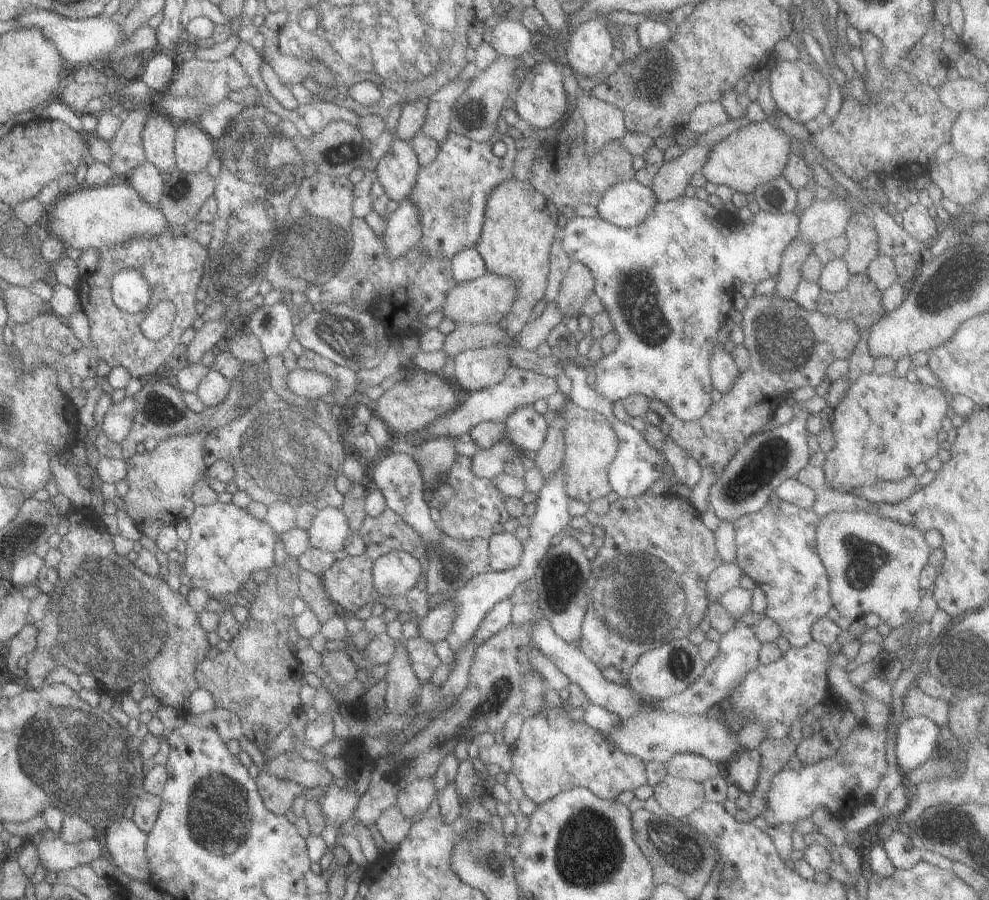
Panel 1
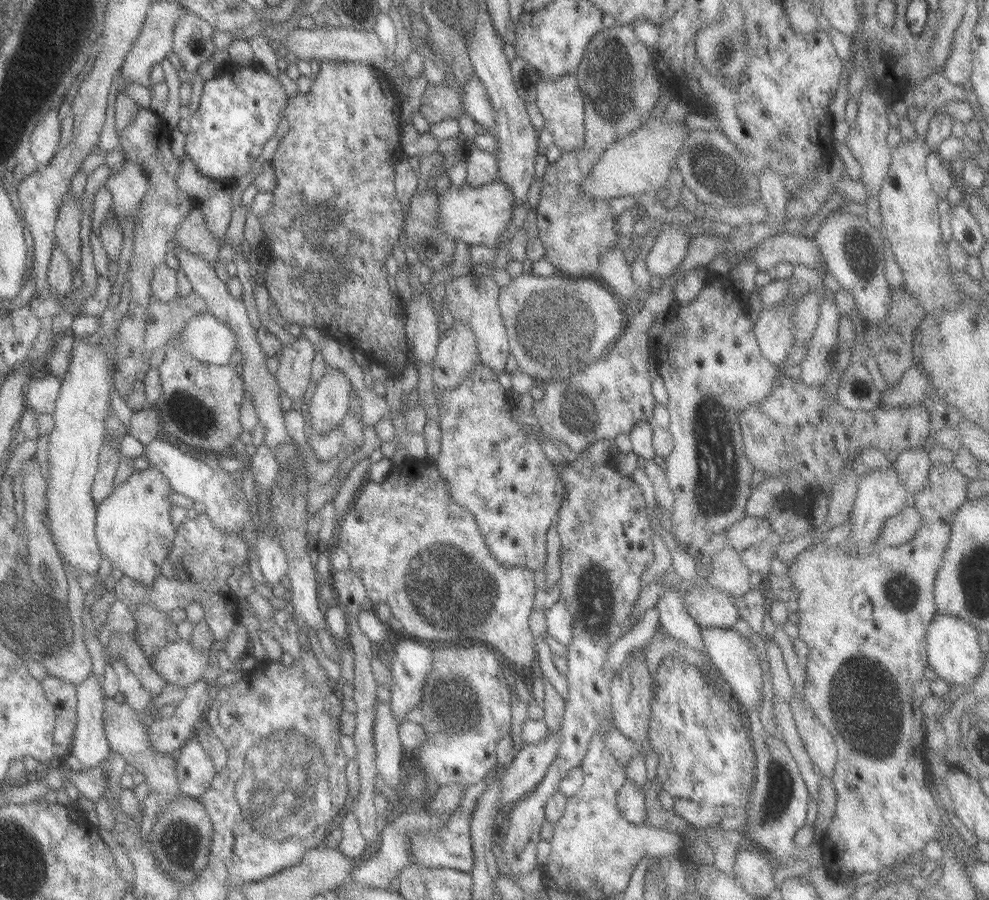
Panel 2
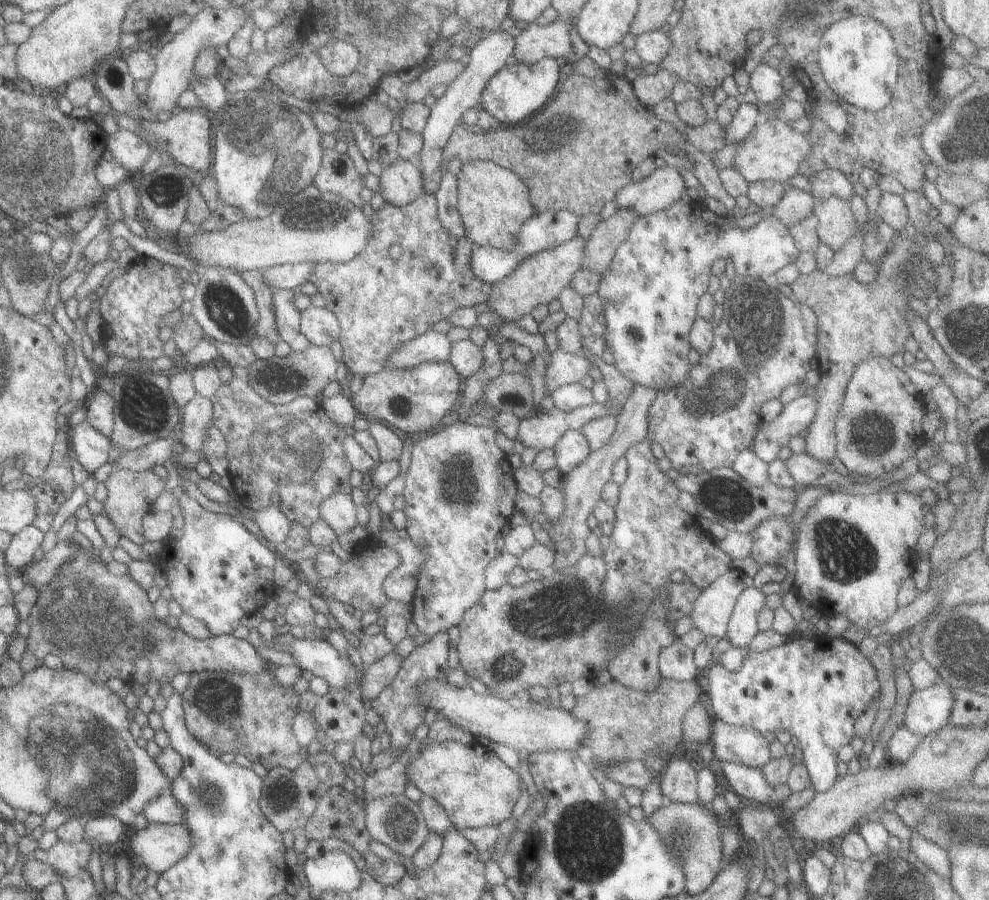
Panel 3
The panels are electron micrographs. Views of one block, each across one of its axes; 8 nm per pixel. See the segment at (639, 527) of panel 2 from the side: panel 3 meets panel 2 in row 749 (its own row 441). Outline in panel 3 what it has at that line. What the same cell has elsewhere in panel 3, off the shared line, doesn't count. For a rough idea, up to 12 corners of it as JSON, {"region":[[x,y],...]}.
{"region":[[577,430],[554,444],[554,467],[564,474],[589,453]]}

